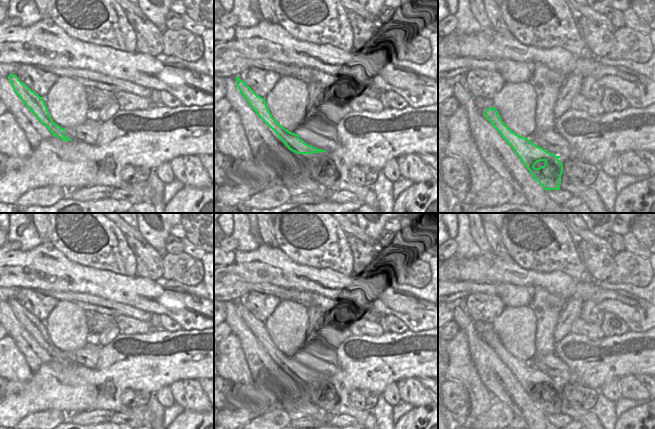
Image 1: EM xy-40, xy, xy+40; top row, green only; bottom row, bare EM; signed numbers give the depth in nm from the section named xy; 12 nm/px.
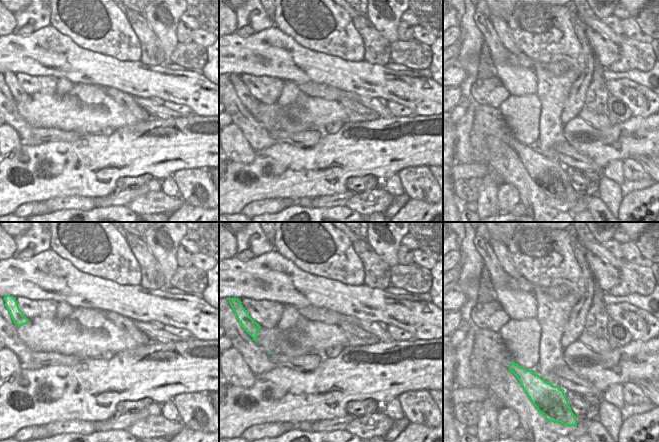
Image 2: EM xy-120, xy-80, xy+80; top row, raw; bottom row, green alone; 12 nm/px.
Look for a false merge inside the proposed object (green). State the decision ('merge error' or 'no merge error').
no merge error

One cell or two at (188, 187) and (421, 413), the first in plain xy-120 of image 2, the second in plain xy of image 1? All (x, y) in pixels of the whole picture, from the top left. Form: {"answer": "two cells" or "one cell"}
{"answer": "two cells"}

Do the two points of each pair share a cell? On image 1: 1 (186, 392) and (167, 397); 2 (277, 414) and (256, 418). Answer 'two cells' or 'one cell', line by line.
1: two cells
2: one cell

